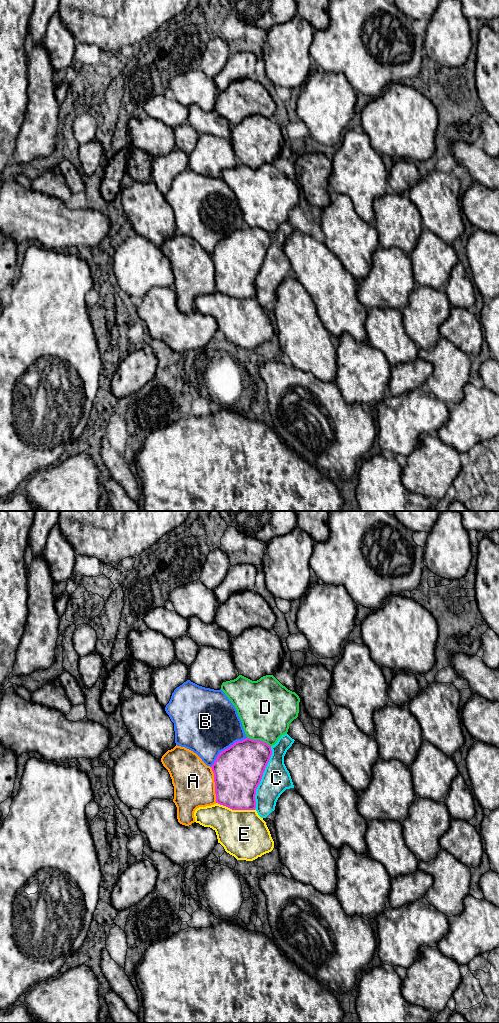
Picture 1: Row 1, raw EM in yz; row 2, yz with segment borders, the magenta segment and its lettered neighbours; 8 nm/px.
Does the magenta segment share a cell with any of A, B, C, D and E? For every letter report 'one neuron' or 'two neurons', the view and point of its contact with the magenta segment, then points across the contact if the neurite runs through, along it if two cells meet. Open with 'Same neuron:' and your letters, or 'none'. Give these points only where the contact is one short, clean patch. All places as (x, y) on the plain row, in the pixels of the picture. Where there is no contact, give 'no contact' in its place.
Same neuron: C
A: two neurons | yz (215, 273)
B: two neurons | yz (227, 236)
C: one neuron | yz (261, 266)
D: two neurons | yz (259, 228)
E: two neurons | yz (235, 297)

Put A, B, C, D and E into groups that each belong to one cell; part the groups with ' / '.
A / B / C / D / E

